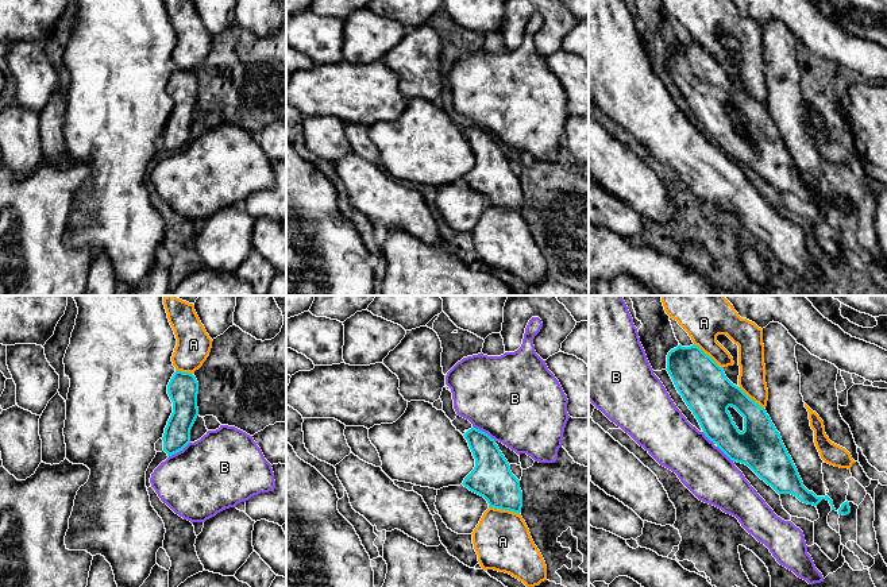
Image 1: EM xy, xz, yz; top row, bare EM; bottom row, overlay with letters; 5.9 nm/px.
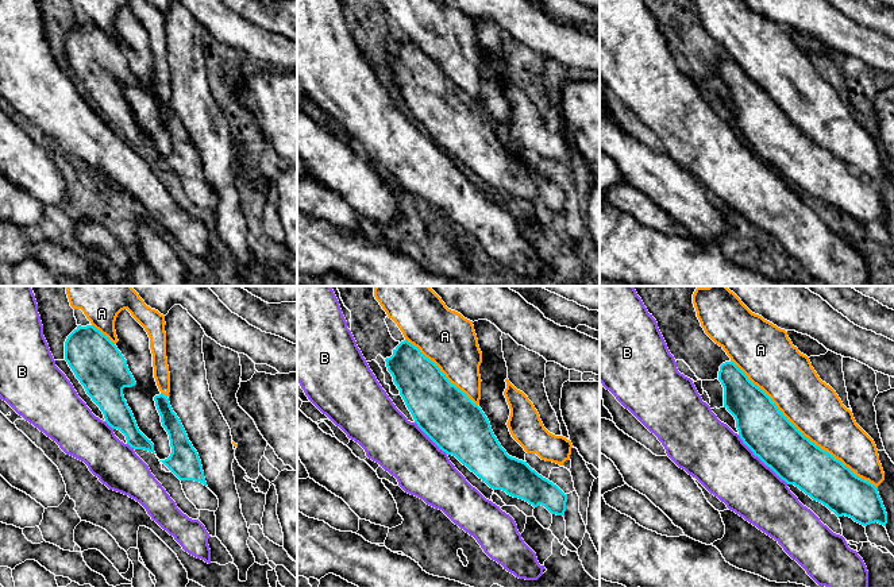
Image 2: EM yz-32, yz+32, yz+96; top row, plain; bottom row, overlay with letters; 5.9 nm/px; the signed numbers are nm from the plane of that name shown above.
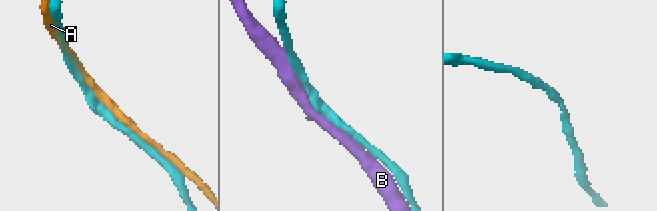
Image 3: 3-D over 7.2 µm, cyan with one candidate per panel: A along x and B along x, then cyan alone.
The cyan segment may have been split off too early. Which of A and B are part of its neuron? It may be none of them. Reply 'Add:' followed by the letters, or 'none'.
Add: B

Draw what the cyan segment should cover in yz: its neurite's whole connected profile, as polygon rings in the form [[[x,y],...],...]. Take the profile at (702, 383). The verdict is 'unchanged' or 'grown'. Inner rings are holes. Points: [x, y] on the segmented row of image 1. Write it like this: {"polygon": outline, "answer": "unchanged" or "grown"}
{"polygon": [[[679,344],[671,350],[666,370],[705,436],[730,460],[748,466],[779,495],[791,494],[813,506],[826,499],[836,510],[828,495],[817,497],[803,486],[765,409],[733,385],[724,368],[698,345]],[[729,406],[744,417],[743,432],[733,422]]], "answer": "unchanged"}

